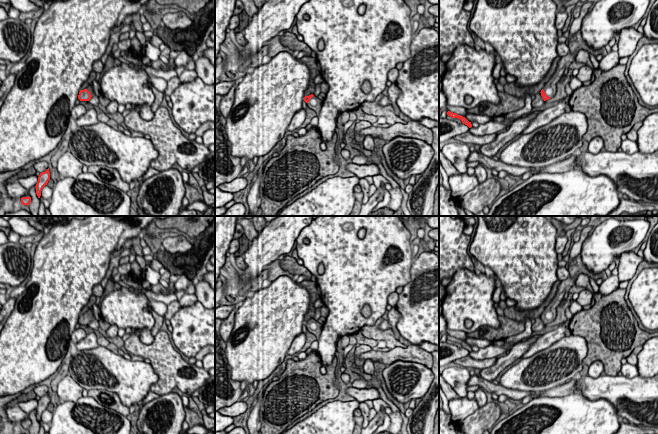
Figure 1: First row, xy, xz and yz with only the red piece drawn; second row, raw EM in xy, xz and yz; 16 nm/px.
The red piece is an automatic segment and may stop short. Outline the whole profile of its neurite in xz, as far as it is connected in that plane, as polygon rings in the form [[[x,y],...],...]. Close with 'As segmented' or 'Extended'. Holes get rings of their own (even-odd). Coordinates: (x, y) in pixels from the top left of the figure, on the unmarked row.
[[[313,318],[304,321],[304,325],[307,327],[308,332],[311,332],[317,337],[317,340],[320,338],[322,331],[322,324]]]. Extended

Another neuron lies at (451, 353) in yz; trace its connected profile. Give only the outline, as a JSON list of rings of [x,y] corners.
[[[439,341],[439,367],[452,365],[454,361],[466,356],[469,356],[467,349]]]

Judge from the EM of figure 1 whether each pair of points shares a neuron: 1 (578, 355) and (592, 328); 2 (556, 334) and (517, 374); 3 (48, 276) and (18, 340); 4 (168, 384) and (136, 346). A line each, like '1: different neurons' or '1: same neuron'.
1: different neurons
2: different neurons
3: same neuron
4: same neuron

